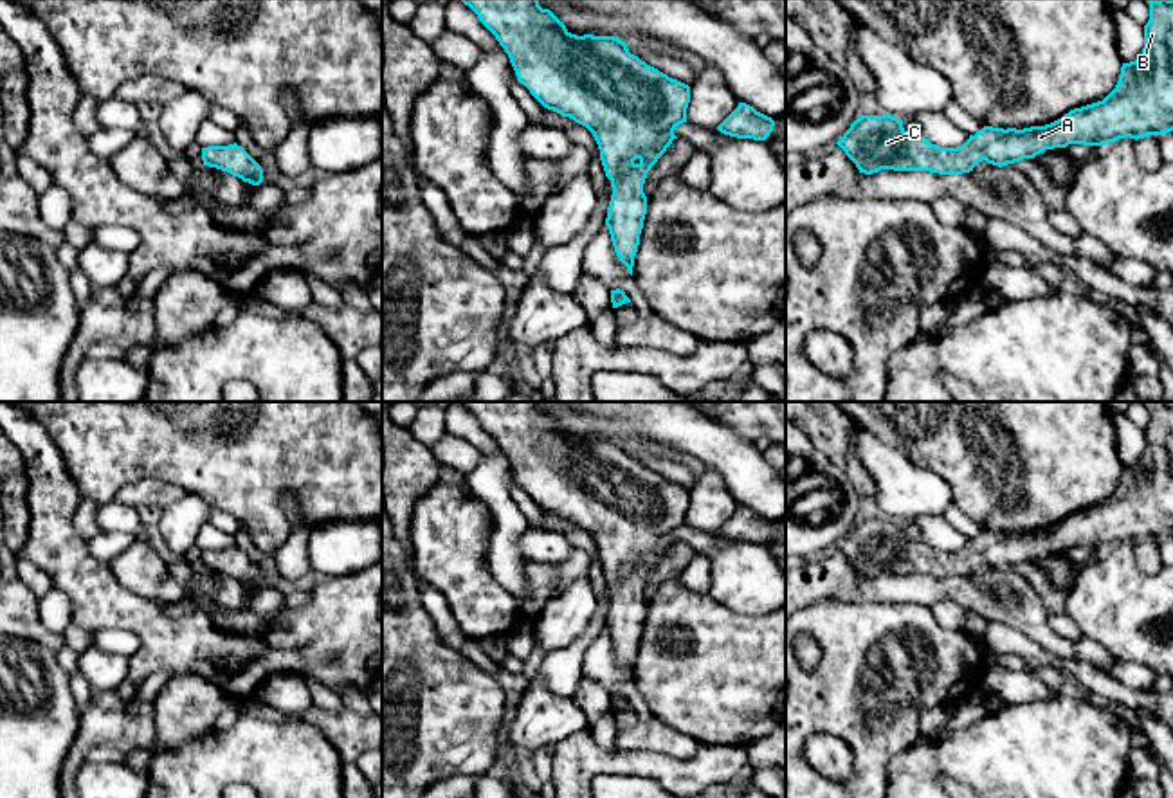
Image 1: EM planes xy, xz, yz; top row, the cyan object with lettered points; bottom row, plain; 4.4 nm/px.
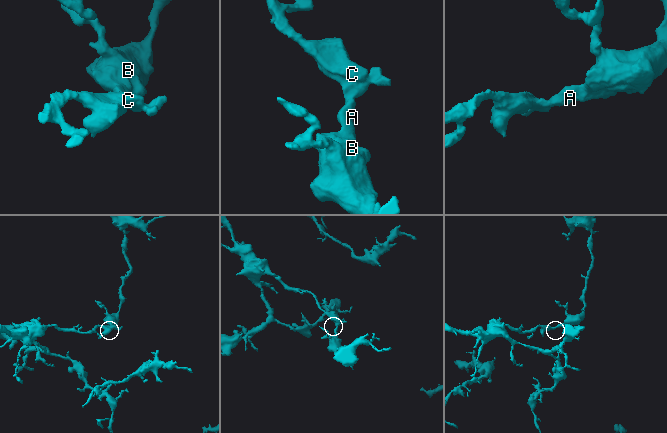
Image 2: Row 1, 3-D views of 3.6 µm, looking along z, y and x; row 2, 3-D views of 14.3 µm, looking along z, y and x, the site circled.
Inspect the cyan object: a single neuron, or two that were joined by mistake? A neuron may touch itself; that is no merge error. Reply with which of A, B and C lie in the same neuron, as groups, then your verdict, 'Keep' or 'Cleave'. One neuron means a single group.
Groups: A B C. Keep

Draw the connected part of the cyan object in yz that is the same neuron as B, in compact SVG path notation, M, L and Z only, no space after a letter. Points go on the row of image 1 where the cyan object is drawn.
M1150 0L1142 54L1135 61L1123 63L1115 88L1103 101L1074 108L1045 126L1023 130L984 126L957 148L941 148L924 137L910 137L903 128L903 121L890 113L861 115L836 144L865 175L881 169L962 175L973 171L982 160L1002 168L1068 144L1103 146L1124 137L1137 141L1169 131L1173 131L1173 0Z

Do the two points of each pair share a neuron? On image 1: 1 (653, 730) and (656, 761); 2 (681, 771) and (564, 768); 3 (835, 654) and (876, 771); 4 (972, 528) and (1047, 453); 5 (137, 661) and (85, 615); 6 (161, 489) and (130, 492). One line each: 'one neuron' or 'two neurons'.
1: two neurons
2: one neuron
3: one neuron
4: two neurons
5: one neuron
6: one neuron

